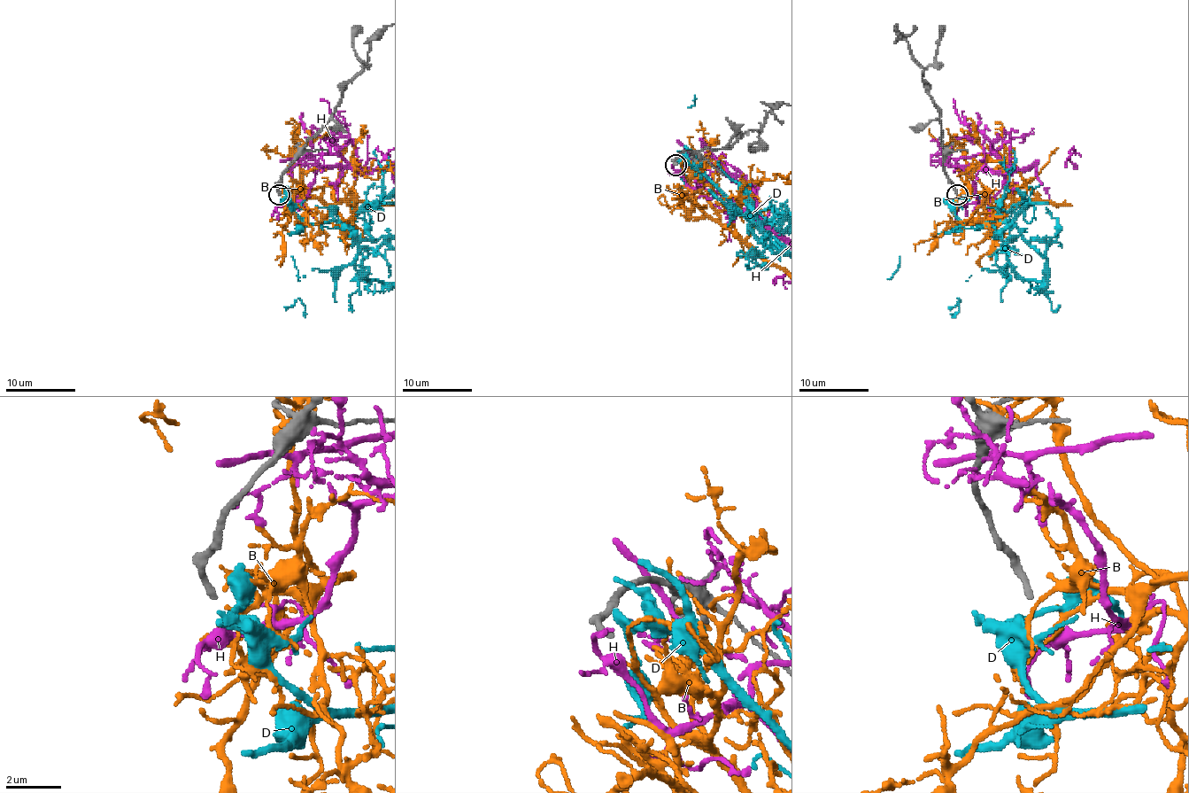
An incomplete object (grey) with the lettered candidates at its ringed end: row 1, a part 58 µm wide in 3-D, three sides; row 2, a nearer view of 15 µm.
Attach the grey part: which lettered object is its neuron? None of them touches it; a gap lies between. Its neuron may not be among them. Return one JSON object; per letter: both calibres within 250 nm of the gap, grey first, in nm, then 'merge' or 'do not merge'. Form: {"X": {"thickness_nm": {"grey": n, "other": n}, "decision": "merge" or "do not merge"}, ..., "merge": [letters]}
{"B": {"thickness_nm": {"grey": 240, "other": 110}, "decision": "do not merge"}, "D": {"thickness_nm": {"grey": 240, "other": 320}, "decision": "do not merge"}, "H": {"thickness_nm": {"grey": 240, "other": 320}, "decision": "do not merge"}, "merge": []}

